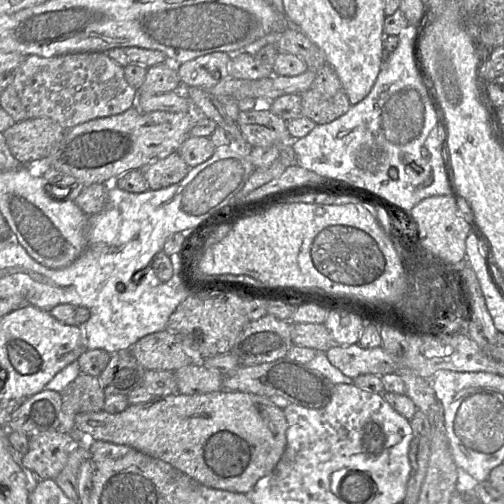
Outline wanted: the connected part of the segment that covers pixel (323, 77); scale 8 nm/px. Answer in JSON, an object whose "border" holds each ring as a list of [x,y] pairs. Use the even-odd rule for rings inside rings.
{"border":[[[324,65],[315,73],[311,86],[300,94],[302,116],[321,125],[330,123],[345,114],[351,104],[331,66]]]}

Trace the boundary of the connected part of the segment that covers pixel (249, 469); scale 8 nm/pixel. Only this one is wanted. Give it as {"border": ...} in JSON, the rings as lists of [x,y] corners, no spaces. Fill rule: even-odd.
{"border":[[[225,389],[204,394],[176,392],[154,396],[145,403],[130,404],[116,414],[101,410],[82,412],[75,416],[75,429],[88,434],[90,441],[132,447],[167,462],[207,487],[248,495],[258,480],[270,474],[281,459],[287,443],[287,427],[284,409],[276,406],[268,397]]]}

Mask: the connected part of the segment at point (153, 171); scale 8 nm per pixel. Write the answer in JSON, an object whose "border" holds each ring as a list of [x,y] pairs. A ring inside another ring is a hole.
{"border":[[[174,152],[154,160],[141,171],[149,189],[159,190],[180,182],[189,167],[178,152]]]}

